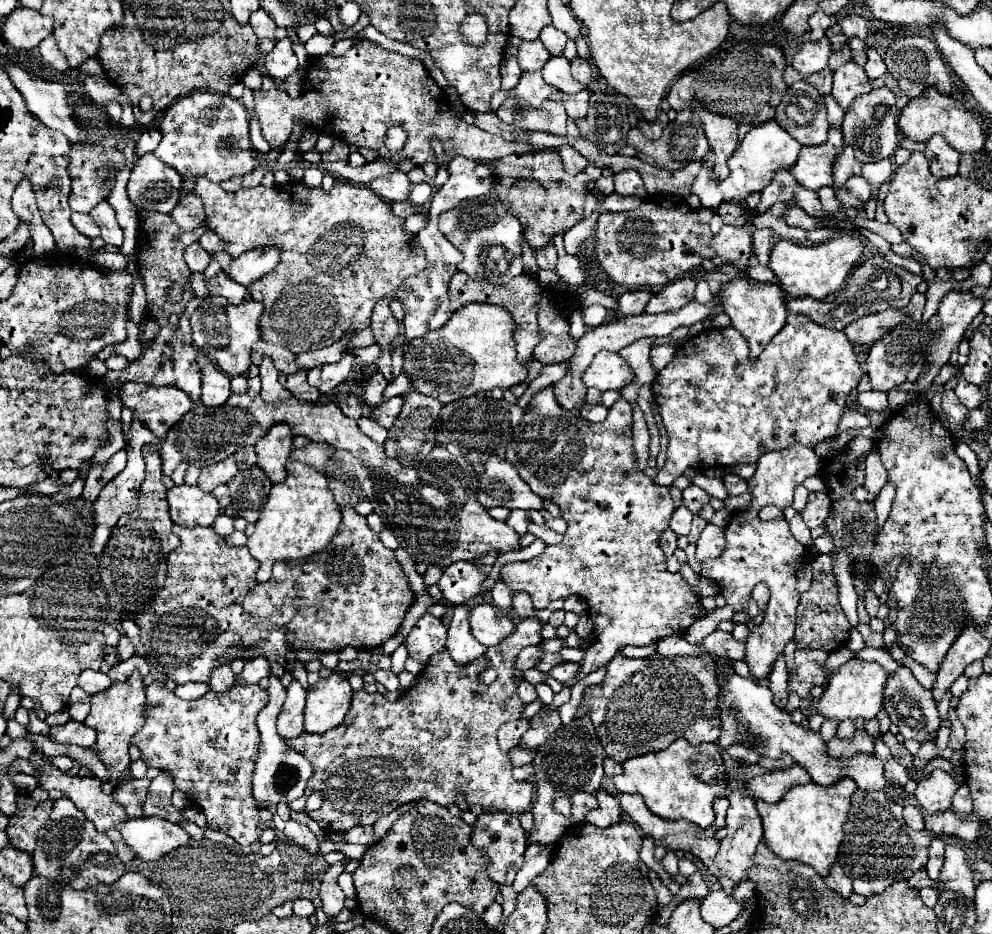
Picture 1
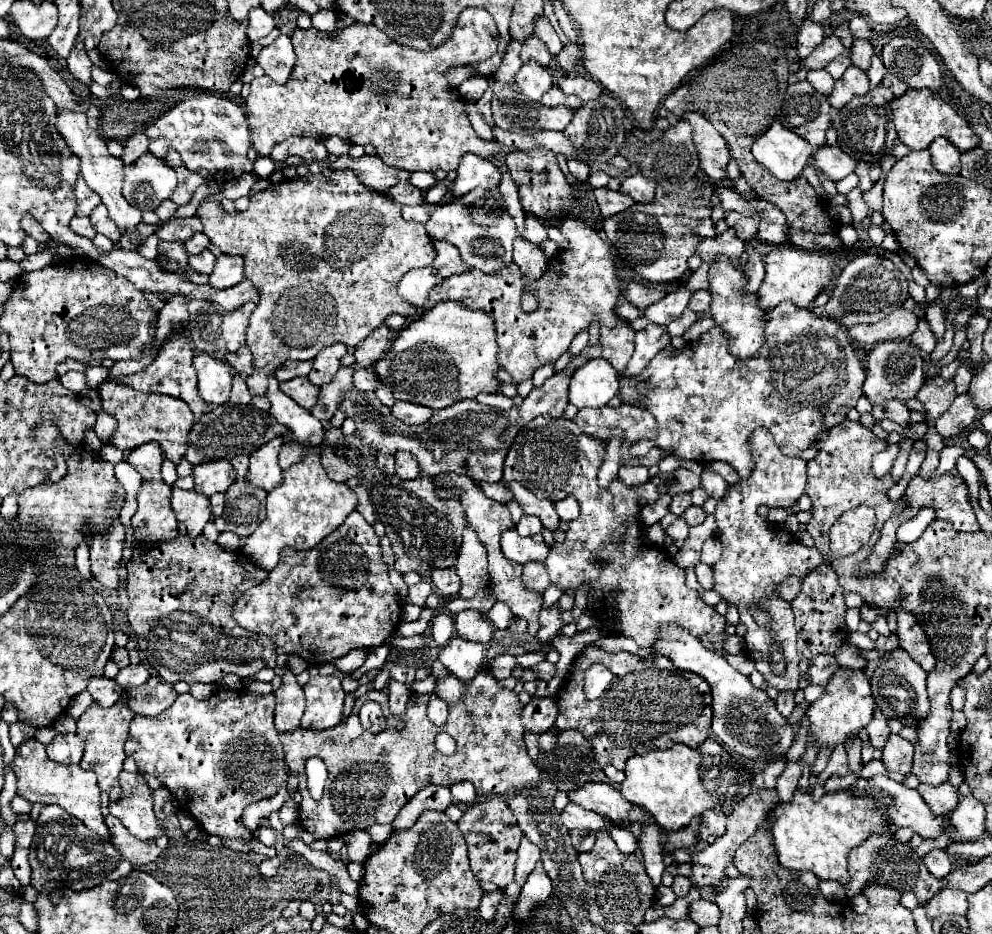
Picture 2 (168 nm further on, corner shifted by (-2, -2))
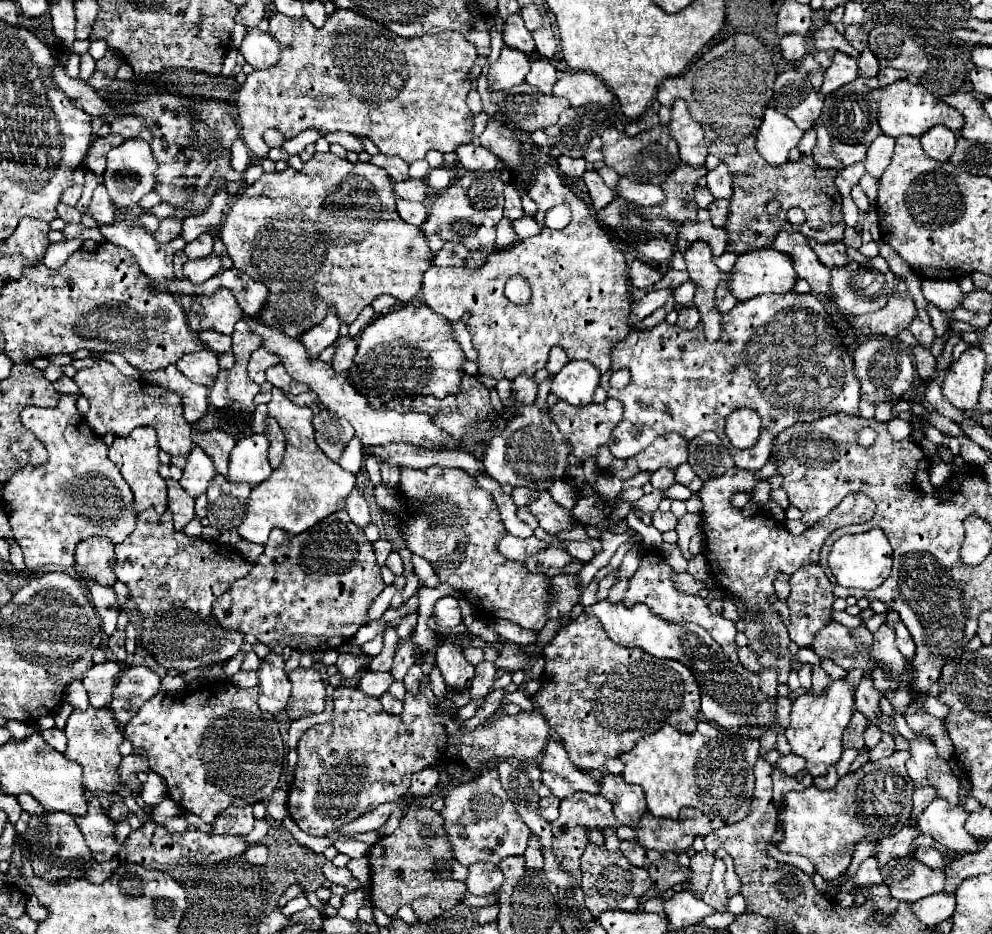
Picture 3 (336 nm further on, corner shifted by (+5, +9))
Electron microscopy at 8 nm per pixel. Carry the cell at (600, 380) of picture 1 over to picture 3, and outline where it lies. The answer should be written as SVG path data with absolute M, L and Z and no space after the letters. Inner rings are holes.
M574 360L552 378L550 392L570 406L586 406L592 402L592 394L598 388L598 382L600 372L590 362Z

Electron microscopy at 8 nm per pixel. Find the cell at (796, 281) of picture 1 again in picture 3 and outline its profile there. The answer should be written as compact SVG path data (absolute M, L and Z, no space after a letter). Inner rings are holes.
M762 248L762 250L752 250L746 254L740 254L736 258L734 268L728 274L730 274L730 292L734 292L738 302L760 296L760 294L770 294L770 292L774 292L774 294L790 292L796 282L796 272L794 272L790 256L786 256L784 252L778 252L774 248Z

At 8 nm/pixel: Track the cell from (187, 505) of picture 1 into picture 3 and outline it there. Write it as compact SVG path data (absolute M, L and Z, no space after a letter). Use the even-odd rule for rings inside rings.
M176 480L168 482L168 510L174 516L174 530L182 530L194 518L194 498L190 498Z

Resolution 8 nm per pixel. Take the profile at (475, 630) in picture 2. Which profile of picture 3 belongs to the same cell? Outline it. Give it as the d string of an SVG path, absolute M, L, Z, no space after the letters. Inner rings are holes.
M444 596L434 604L434 618L438 626L446 626L446 628L454 628L458 624L462 624L462 616L460 616L460 606L458 600L454 596Z

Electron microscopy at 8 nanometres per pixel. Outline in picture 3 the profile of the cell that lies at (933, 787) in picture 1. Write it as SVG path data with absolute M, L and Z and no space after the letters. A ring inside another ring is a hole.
M916 788L914 790L914 808L912 808L912 814L910 814L910 826L914 826L918 812L922 812L922 808L926 808L926 804L930 804L930 800L934 800L934 798L936 798L934 788Z

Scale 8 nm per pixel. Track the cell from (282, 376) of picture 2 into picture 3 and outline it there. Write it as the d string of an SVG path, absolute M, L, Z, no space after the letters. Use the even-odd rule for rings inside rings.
M258 348L256 352L252 352L250 364L248 364L248 376L250 376L250 380L254 380L256 384L262 384L266 368L270 368L270 366L274 366L278 362L280 362L280 356L274 356L274 354L266 352L264 348Z

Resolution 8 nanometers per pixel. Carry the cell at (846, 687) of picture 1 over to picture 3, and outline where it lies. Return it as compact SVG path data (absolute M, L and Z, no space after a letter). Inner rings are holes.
M834 680L826 694L812 696L804 694L792 702L790 712L790 726L784 730L790 750L796 756L806 760L806 772L816 776L826 776L826 770L834 766L842 756L842 732L848 726L854 712L854 686L844 680Z

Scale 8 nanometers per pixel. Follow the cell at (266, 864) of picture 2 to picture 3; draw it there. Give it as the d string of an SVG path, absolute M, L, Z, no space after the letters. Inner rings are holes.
M252 844L244 854L244 862L252 866L262 866L266 860L268 860L268 848L264 844Z

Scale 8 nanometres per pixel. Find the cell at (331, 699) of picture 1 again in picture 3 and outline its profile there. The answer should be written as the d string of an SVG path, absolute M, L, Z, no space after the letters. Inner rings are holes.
M296 668L288 674L288 680L292 682L292 694L286 704L286 714L290 720L312 716L324 710L326 688L316 668Z

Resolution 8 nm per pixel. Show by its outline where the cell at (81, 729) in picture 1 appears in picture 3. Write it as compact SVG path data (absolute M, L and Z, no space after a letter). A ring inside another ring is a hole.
M58 728L44 730L42 736L44 736L44 740L46 740L52 748L56 748L58 752L66 752L66 736L64 736L62 730L58 730Z

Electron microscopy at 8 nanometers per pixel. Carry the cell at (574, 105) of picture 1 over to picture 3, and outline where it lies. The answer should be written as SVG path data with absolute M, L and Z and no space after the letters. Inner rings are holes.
M534 60L530 66L530 74L526 74L526 82L536 86L544 94L552 94L552 86L558 80L558 70L546 60Z

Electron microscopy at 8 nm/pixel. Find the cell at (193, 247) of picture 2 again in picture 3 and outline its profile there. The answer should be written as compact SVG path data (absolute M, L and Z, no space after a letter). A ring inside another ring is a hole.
M116 218L114 224L100 226L100 232L108 242L128 248L136 256L142 272L154 282L166 282L176 278L172 256L176 250L182 250L182 246L186 244L180 236L174 238L172 242L160 244L154 238L154 234L146 232L138 224L136 218L130 222L124 222L124 218Z

